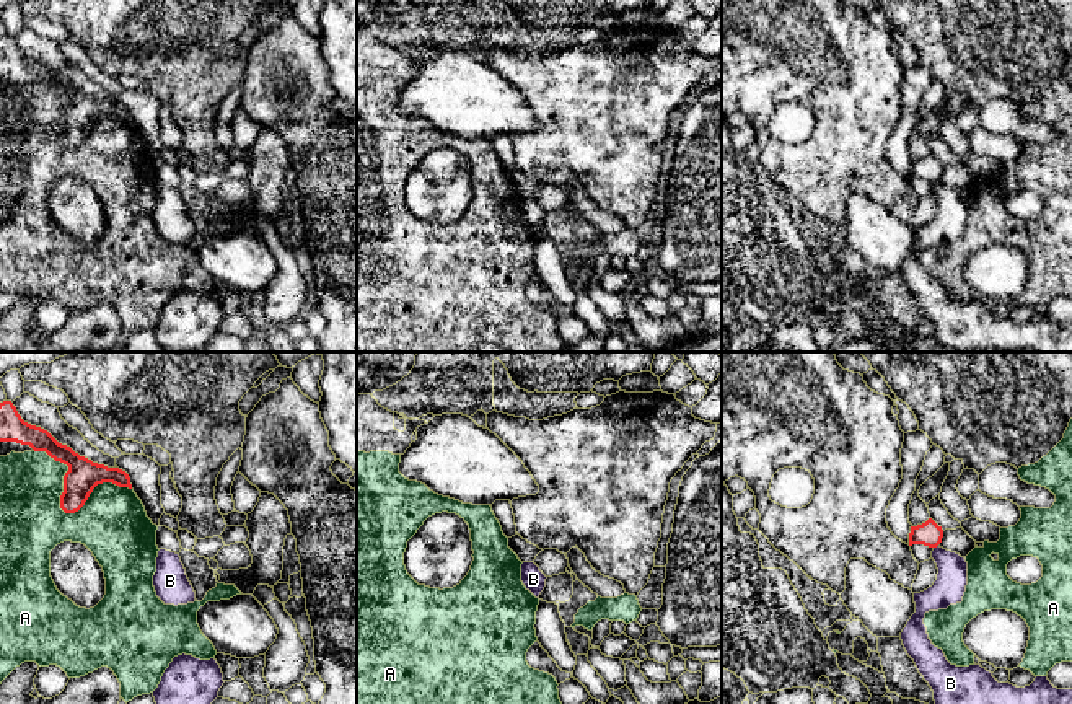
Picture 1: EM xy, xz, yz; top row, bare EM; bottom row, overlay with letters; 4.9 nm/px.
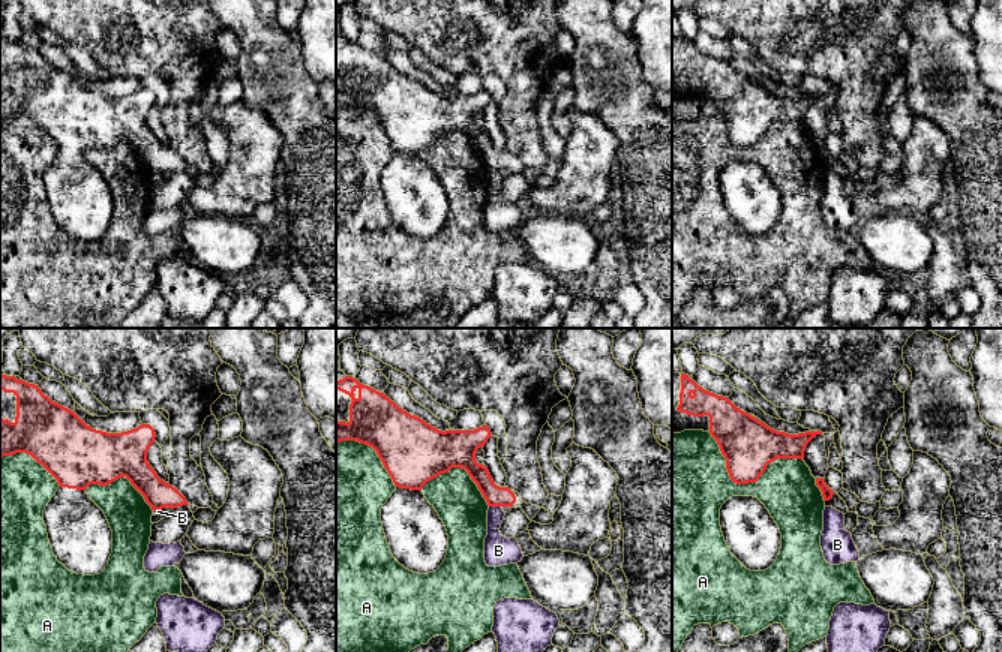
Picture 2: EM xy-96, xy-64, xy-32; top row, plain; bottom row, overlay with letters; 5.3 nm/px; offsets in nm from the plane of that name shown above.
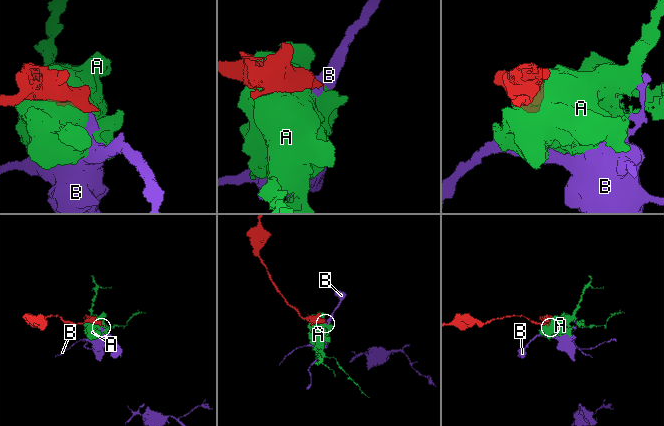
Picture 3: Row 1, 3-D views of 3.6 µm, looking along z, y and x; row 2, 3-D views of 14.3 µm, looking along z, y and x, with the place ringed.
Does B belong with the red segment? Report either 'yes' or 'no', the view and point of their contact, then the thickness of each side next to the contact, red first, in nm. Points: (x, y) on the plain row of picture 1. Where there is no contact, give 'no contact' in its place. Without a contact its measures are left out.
no | yz (935, 181) | 120/160 nm

